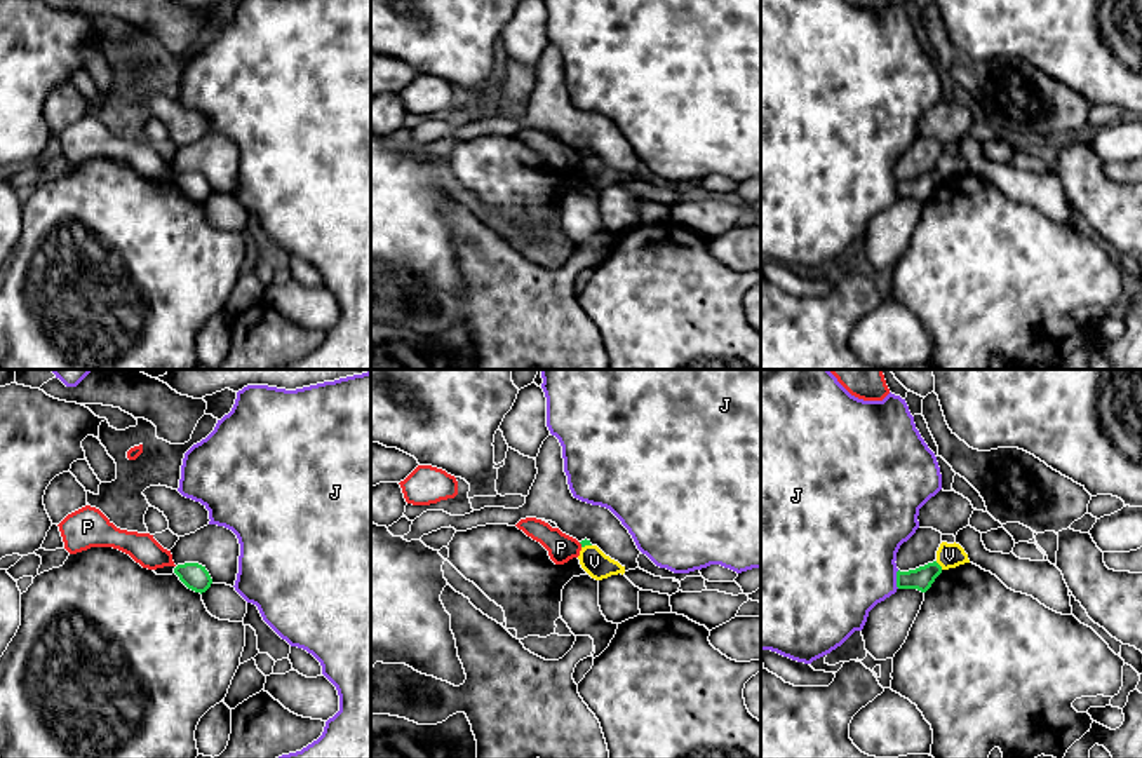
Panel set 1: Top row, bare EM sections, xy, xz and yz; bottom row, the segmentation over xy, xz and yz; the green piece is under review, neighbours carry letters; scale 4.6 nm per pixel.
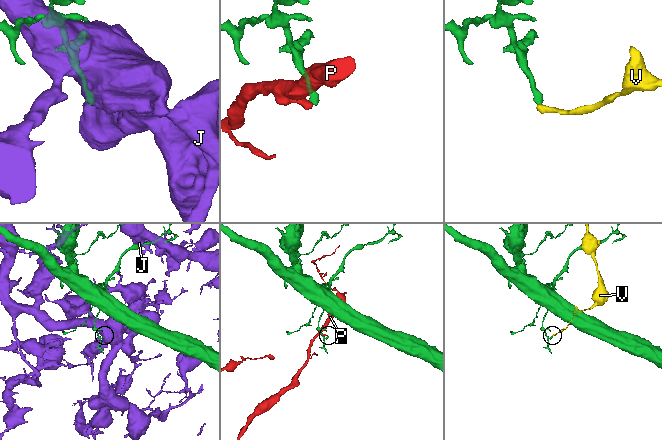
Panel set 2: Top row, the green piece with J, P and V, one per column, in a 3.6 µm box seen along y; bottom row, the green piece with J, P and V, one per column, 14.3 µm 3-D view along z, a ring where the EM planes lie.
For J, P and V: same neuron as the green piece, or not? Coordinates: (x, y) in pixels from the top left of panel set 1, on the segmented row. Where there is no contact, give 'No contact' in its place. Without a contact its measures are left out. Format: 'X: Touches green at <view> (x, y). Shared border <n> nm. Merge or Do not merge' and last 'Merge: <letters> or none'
J: Touches green at yz (897, 579). Shared border 90 nm. Do not merge
P: Touches green at xz (580, 542). Shared border 30 nm. Do not merge
V: Touches green at yz (939, 565). Shared border 50 nm. Do not merge
Merge: none

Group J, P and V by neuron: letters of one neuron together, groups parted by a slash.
J / P / V

